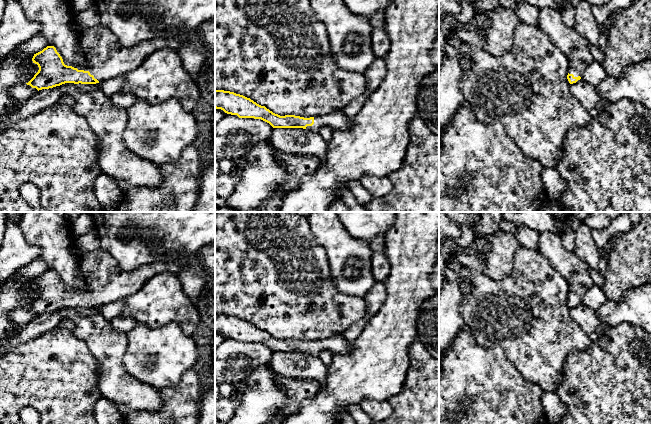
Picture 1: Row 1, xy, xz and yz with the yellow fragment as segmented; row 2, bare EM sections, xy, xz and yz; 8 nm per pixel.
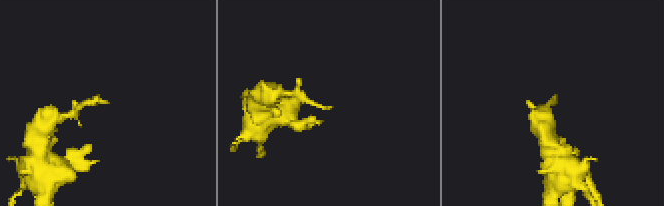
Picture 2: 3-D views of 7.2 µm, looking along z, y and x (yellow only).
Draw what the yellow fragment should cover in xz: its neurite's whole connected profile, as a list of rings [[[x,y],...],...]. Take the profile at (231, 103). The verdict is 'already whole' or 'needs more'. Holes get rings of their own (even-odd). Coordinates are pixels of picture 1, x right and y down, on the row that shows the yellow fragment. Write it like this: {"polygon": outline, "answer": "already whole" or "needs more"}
{"polygon": [[[215,90],[215,108],[227,114],[237,115],[239,118],[261,119],[273,128],[303,128],[315,133],[319,133],[324,126],[330,127],[333,131],[347,130],[352,125],[353,119],[347,116],[343,109],[335,110],[322,117],[280,116],[250,98],[224,90]]], "answer": "needs more"}

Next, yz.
{"polygon": [[[558,8],[540,10],[538,26],[567,56],[569,61],[567,79],[570,84],[576,83],[581,79],[584,70],[594,61],[588,40],[574,27],[564,24]]], "answer": "needs more"}

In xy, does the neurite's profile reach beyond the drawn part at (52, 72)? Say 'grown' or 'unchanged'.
grown

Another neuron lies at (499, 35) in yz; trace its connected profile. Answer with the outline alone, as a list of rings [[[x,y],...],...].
[[[498,8],[487,11],[491,24],[485,30],[486,49],[493,55],[501,55],[513,46],[513,34],[520,22],[510,8]]]

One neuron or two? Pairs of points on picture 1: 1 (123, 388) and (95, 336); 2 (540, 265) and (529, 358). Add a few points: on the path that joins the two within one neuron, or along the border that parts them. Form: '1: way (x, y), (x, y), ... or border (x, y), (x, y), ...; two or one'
1: way (113, 375), (108, 349); one
2: way (540, 288), (540, 318), (536, 322), (536, 335); one

